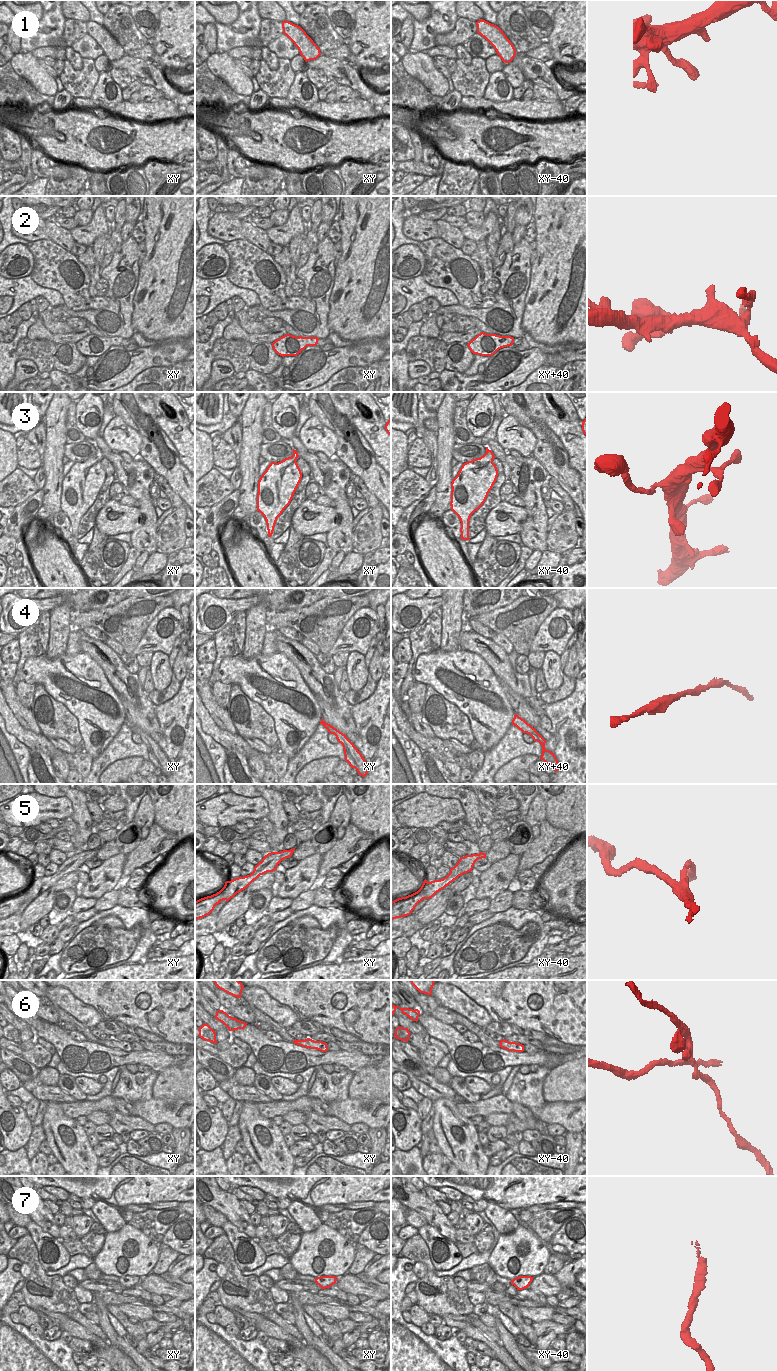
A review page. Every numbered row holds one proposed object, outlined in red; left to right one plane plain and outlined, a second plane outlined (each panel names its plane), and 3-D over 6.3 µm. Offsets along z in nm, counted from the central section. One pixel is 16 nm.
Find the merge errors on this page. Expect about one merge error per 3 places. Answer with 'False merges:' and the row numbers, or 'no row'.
False merges: 1, 5, 6.

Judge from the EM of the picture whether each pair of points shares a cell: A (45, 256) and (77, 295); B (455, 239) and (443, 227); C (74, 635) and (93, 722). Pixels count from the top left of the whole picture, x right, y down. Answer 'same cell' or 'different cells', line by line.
A: same cell
B: same cell
C: different cells

